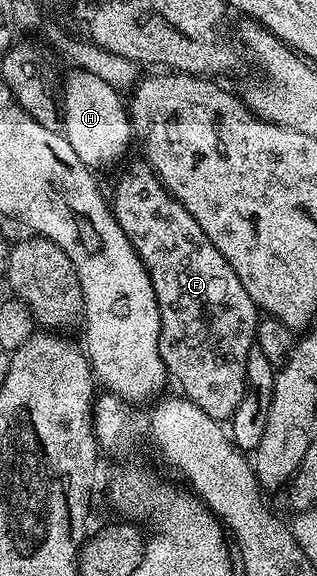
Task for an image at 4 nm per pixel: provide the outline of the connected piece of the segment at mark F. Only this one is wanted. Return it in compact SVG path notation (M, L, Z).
M147 161L132 162L116 178L110 205L122 232L136 249L146 272L152 281L154 296L160 309L160 355L164 369L176 377L183 397L190 399L206 416L216 422L227 423L234 416L238 404L242 404L246 380L246 356L256 340L258 311L250 300L242 280L234 276L234 268L214 248L214 244L202 232L198 220L182 208L182 204L160 182L160 178Z

